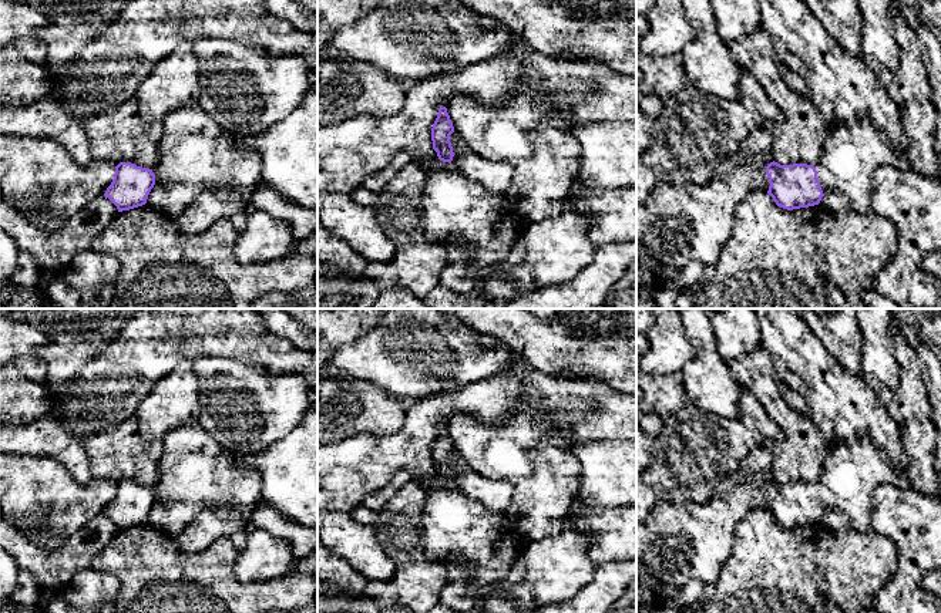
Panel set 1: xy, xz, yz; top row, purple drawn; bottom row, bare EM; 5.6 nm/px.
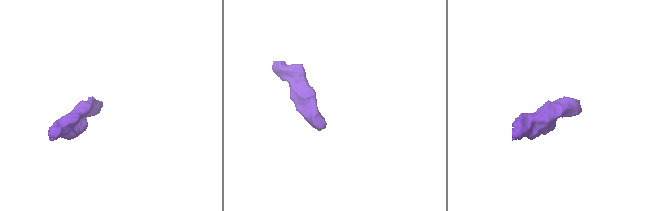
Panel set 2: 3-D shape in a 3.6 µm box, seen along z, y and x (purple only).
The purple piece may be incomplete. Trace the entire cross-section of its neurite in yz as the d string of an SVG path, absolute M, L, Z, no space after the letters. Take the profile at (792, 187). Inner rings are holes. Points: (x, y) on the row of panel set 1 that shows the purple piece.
M894 0L891 13L894 33L903 48L903 58L897 71L883 68L877 77L890 98L897 104L901 128L905 131L908 139L907 148L898 152L894 145L883 137L878 127L866 118L839 122L829 131L820 159L816 164L780 165L773 161L766 166L766 175L770 183L767 193L777 206L787 210L809 208L819 205L826 193L839 192L848 198L851 210L864 213L871 209L873 176L878 166L894 165L901 169L913 169L925 176L937 175L938 159L935 142L938 114L931 100L932 90L928 80L927 64L922 61L922 46Z

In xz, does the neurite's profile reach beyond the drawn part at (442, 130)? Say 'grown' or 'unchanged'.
grown

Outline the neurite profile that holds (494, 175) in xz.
M457 131L450 135L450 142L454 152L453 161L447 162L450 166L491 192L504 193L507 191L512 181L510 164L483 158Z

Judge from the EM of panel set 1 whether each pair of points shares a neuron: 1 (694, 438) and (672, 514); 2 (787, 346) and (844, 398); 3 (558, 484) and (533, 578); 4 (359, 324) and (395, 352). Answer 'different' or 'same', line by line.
1: different
2: same
3: different
4: different

